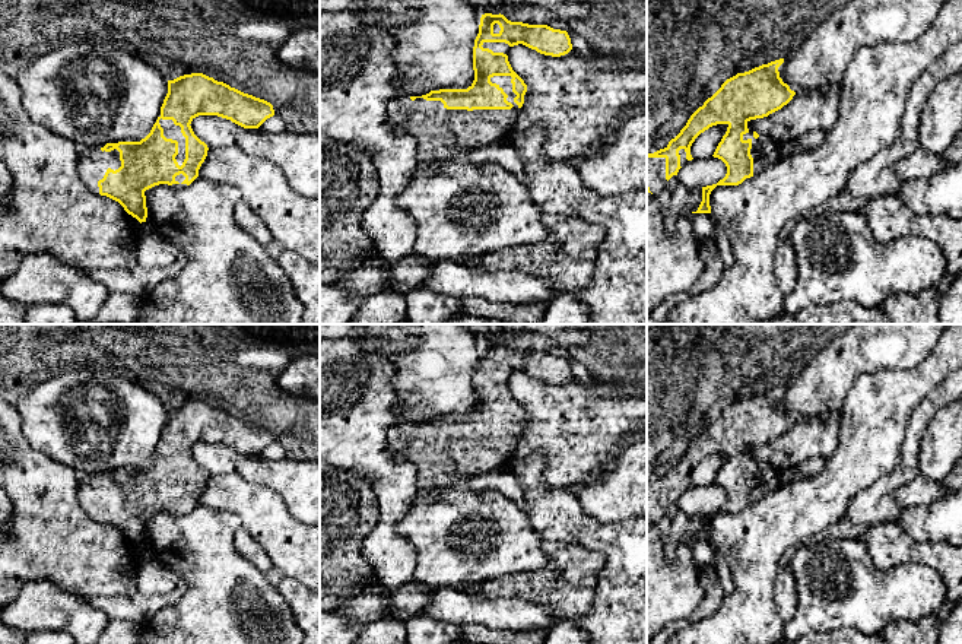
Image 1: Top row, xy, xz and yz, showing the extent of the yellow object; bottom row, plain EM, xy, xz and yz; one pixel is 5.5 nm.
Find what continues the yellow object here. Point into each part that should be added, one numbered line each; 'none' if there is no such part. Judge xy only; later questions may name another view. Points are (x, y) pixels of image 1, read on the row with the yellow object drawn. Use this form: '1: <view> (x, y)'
1: xy (172, 132)

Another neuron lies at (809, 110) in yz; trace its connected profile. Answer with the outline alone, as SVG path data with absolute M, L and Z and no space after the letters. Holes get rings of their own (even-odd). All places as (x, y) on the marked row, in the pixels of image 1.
M841 83L801 89L781 110L747 121L747 129L774 142L796 140L813 131L828 131L838 118Z

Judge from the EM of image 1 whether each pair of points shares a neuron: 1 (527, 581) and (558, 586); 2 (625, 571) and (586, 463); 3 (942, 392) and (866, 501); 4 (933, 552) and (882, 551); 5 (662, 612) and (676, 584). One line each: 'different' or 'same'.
1: same
2: different
3: same
4: same
5: same

